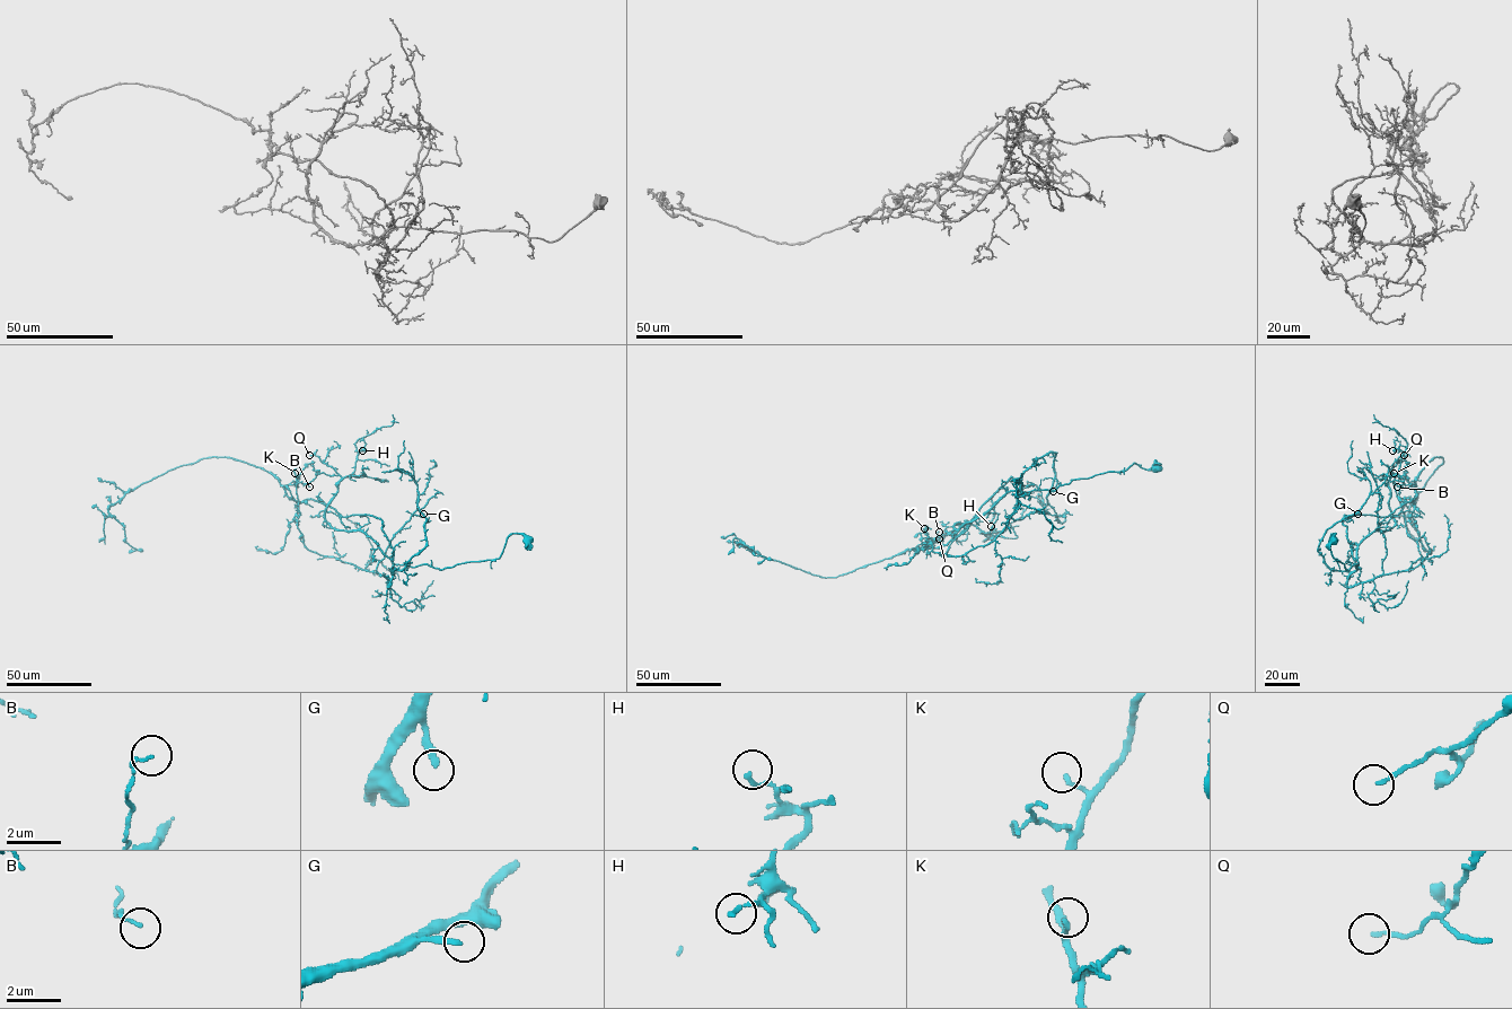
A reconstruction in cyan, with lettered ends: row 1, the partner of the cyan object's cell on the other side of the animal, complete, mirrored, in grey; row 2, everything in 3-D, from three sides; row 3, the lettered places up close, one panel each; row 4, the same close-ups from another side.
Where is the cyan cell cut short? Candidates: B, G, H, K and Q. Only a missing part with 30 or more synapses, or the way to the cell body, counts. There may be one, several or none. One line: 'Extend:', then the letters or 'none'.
Extend: G

